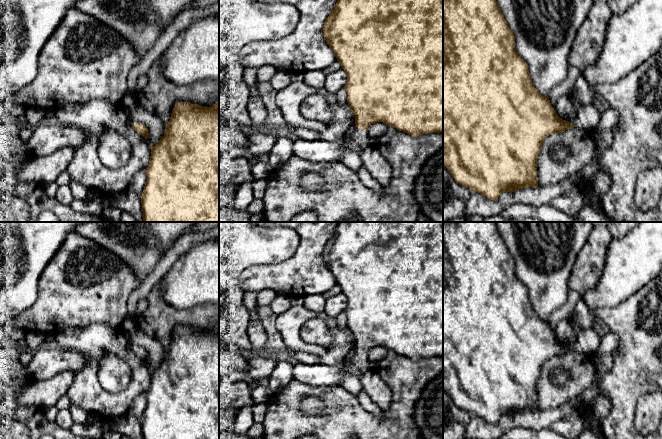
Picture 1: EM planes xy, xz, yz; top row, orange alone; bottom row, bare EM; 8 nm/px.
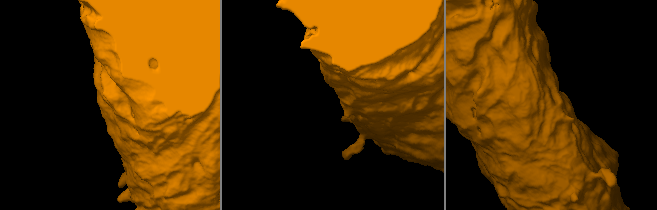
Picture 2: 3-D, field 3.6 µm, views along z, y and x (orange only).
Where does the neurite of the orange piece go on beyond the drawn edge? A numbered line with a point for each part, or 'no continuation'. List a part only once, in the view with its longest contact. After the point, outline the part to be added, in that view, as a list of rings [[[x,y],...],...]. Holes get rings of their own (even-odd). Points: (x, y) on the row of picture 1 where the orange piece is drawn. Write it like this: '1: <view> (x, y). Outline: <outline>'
1: xz (319, 150). Outline: [[[355,126],[352,137],[346,142],[329,142],[322,139],[307,141],[298,138],[293,141],[293,155],[312,162],[340,161],[347,152],[362,152],[370,142],[368,130],[362,131]]]

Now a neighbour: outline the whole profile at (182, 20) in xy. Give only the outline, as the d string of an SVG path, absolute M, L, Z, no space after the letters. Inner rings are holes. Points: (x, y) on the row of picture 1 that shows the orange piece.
M219 2L204 8L191 8L182 11L172 23L160 34L154 46L146 55L130 70L127 77L127 89L135 94L138 93L137 78L146 75L148 69L156 59L169 47L176 36L195 20L205 18L219 12Z

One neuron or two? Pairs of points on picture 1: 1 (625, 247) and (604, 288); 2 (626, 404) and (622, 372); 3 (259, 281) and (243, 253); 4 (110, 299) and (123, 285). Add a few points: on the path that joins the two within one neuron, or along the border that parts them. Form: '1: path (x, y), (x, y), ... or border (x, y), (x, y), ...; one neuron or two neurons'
1: path (625, 257), (625, 267), (614, 278); one neuron
2: path (624, 396), (624, 380); one neuron
3: border (274, 263), (246, 267), (238, 278), (237, 286); two neurons
4: path (112, 296), (120, 288); one neuron

